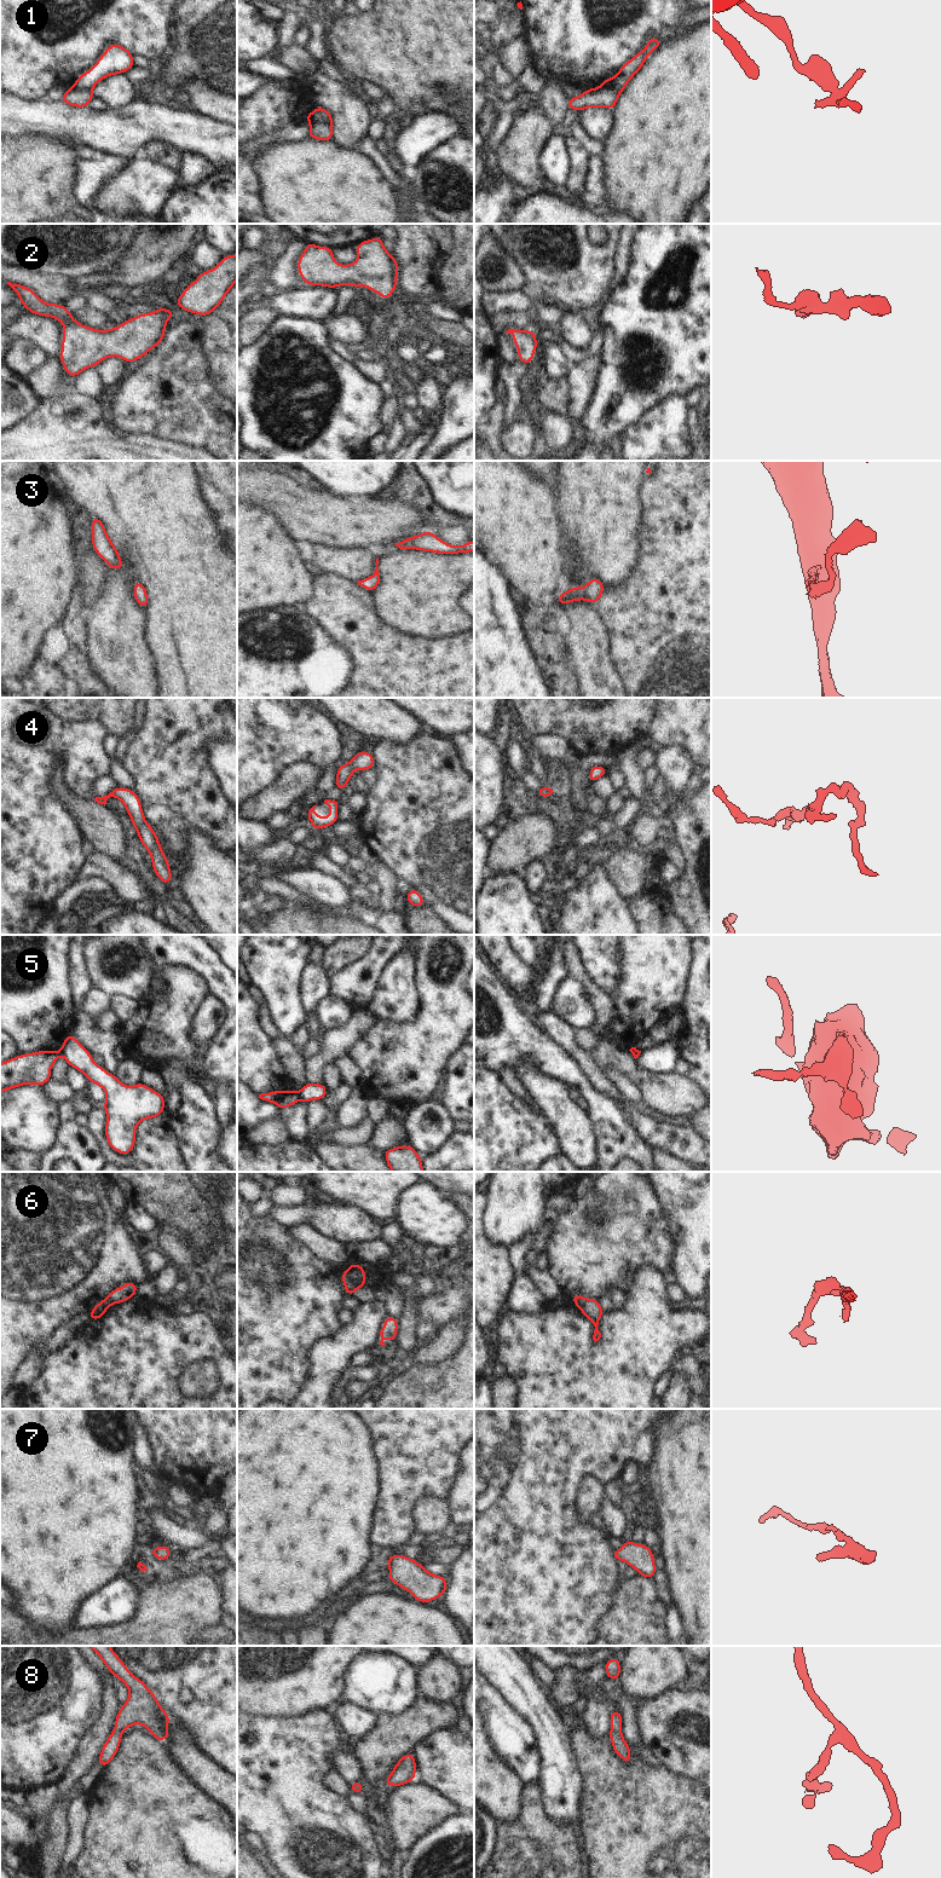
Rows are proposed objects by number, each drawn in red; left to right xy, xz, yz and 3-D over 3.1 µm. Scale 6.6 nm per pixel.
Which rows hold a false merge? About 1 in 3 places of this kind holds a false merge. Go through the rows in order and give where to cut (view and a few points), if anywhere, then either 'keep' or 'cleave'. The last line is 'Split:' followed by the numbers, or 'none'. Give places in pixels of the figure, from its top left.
1: cut xz (312, 111), (312, 116), (316, 120), (325, 120), (332, 123); cleave
2: cut none; keep
3: cut none; keep
4: cut none; keep
5: cut xz (296, 1092), (300, 1099); cleave
6: cut xz (344, 1272), (358, 1287); cleave
7: cut none; keep
8: cut none; keep
Split: 1, 5, 6

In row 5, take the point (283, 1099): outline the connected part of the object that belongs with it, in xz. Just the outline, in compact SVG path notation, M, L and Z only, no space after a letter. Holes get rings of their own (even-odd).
M293 1090L261 1093L259 1098L276 1104L279 1109L287 1109L300 1100L298 1092Z

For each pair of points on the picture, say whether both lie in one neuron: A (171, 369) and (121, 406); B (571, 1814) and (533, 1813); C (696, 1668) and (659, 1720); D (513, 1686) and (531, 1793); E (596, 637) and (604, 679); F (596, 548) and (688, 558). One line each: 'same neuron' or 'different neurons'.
A: same neuron
B: different neurons
C: same neuron
D: different neurons
E: same neuron
F: different neurons

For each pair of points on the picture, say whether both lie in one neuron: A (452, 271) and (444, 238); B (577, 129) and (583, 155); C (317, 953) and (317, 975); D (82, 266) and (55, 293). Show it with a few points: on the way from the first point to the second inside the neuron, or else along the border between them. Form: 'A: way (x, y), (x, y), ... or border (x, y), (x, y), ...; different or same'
A: border (454, 236), (454, 248), (440, 273), (442, 283); different
B: border (572, 134), (590, 155); different
C: border (309, 961), (319, 963); different
D: border (46, 273), (59, 273), (73, 279); different

